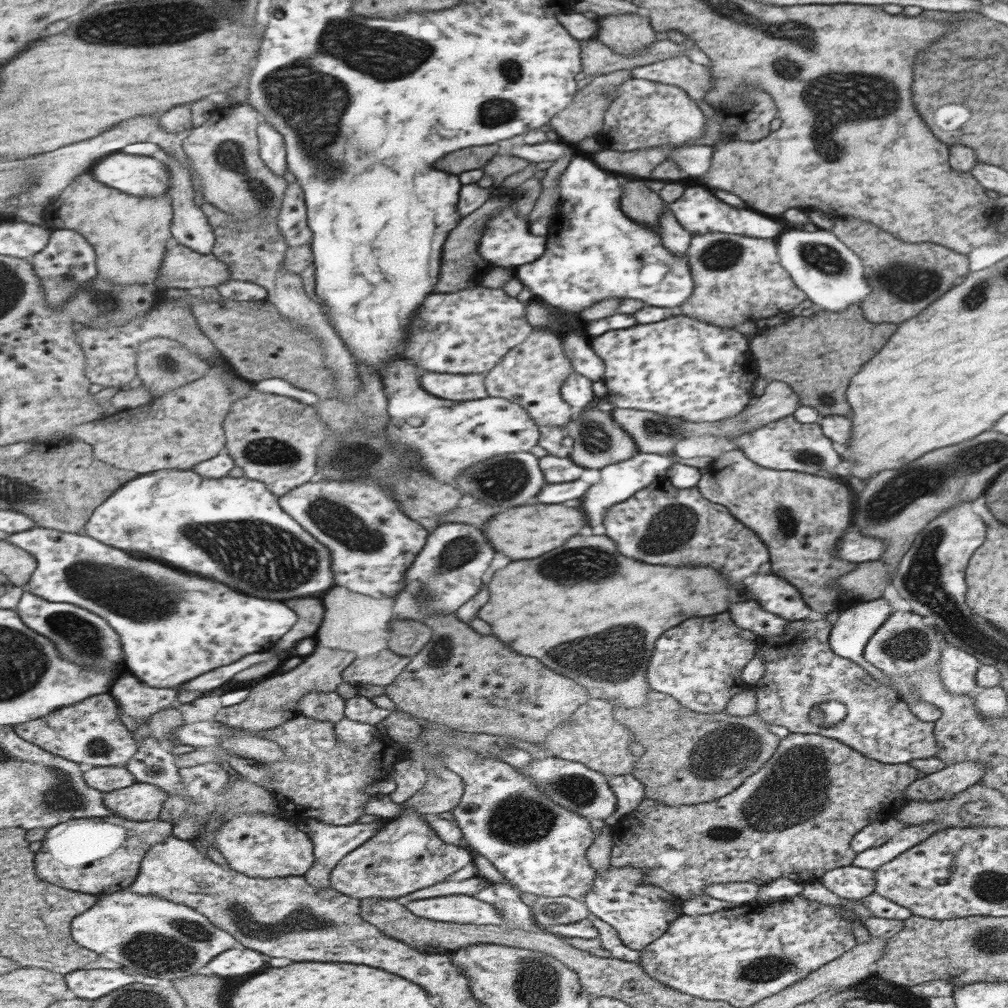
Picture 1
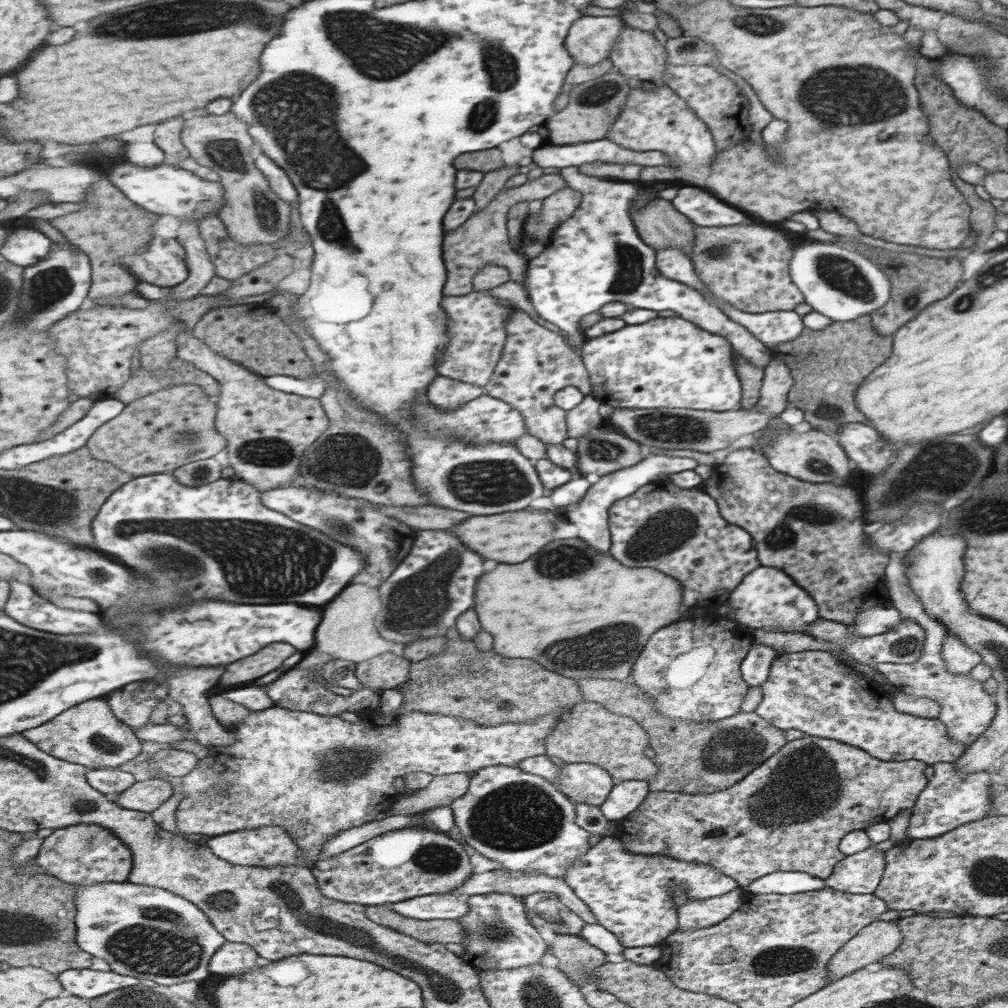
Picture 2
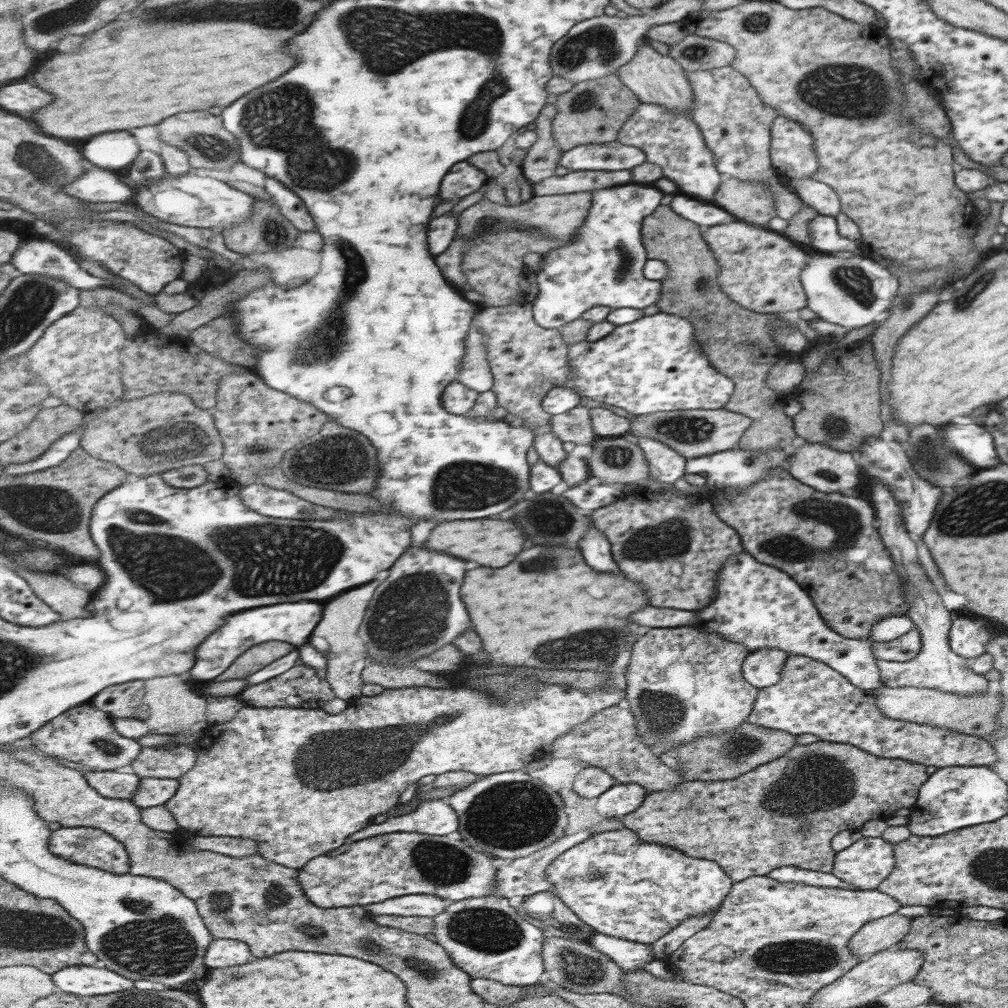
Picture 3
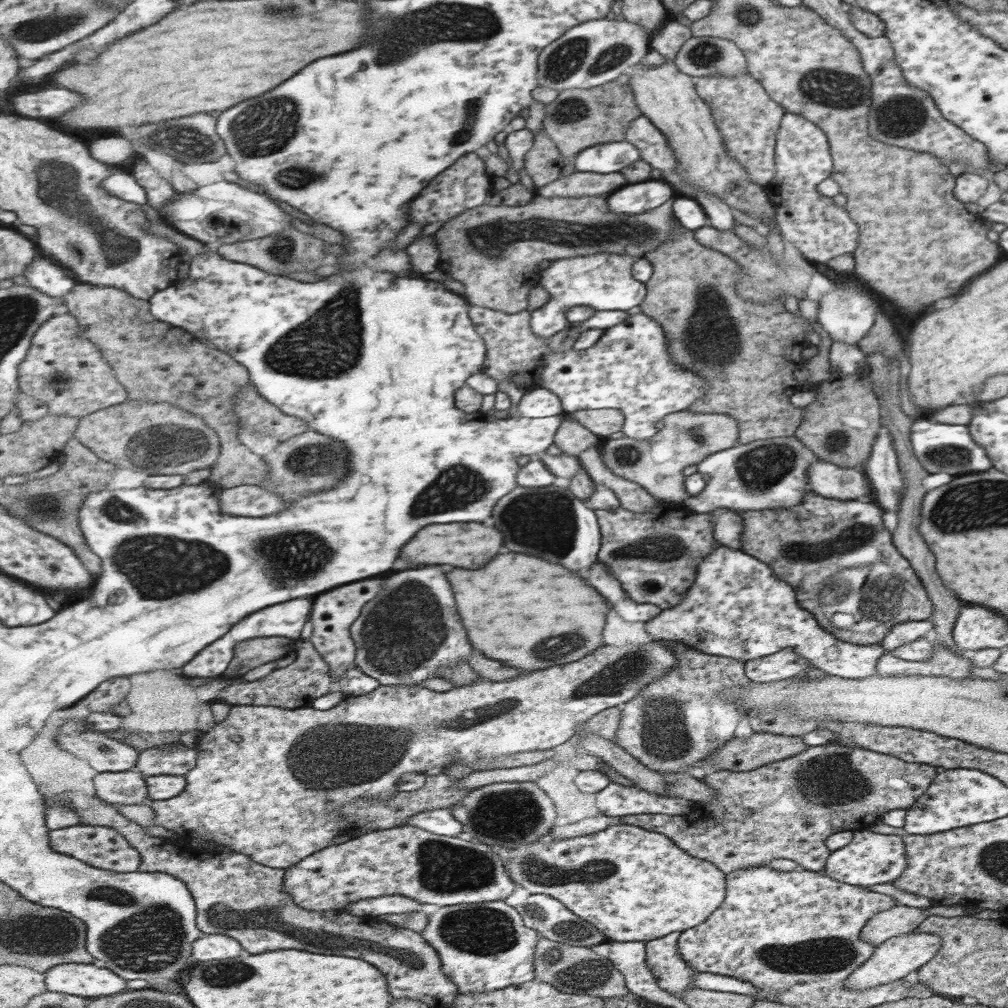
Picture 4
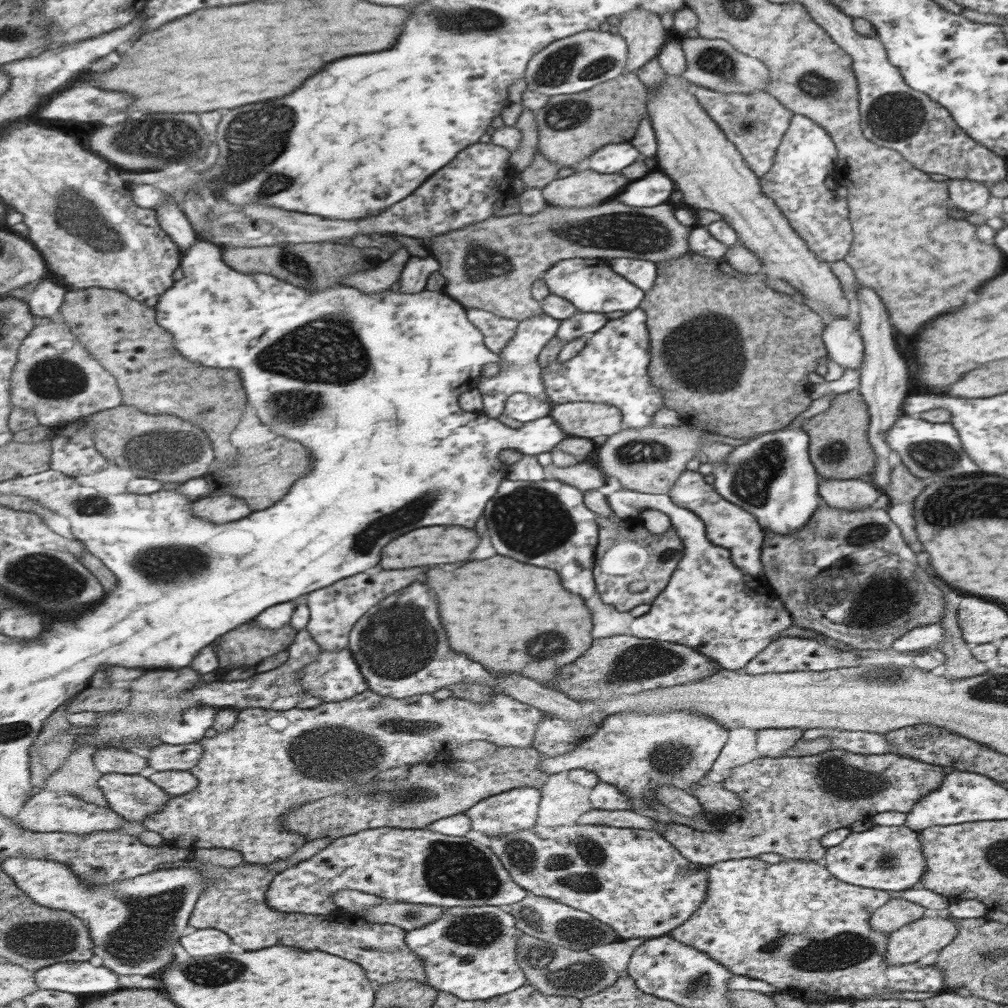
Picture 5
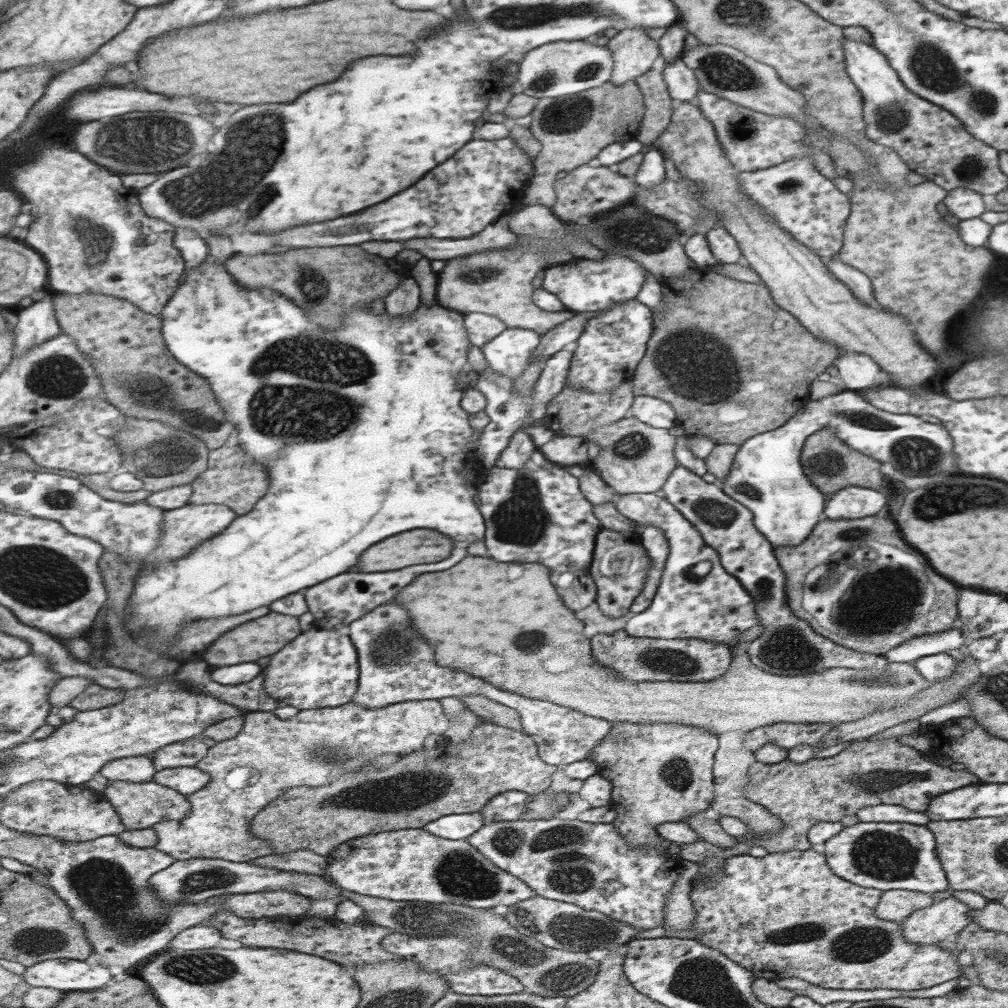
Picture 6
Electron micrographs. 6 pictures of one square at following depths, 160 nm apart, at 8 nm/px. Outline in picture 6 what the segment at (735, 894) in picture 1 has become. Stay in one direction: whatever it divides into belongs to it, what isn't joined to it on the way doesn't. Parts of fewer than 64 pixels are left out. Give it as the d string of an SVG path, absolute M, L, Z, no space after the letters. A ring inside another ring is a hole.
M533 819L515 820L513 822L492 822L481 827L467 840L490 858L499 868L523 879L533 891L545 899L568 903L583 910L595 910L619 922L628 924L638 930L649 930L662 926L664 921L664 904L673 889L673 883L680 874L681 858L670 857L663 849L657 847L639 848L626 843L624 836L616 825L591 824L573 820Z

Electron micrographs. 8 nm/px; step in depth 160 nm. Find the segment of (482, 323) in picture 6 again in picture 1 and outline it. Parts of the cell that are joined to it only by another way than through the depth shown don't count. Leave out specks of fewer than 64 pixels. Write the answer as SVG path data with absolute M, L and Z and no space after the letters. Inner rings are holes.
M535 328L525 342L522 342L522 344L516 346L514 349L510 349L506 357L485 375L487 390L490 392L489 396L506 398L518 403L530 412L530 415L536 420L539 426L560 426L566 436L568 436L566 424L572 421L576 409L567 404L567 401L563 398L562 386L572 372L575 372L575 369L571 359L565 354L563 338L555 332L545 332L542 329Z

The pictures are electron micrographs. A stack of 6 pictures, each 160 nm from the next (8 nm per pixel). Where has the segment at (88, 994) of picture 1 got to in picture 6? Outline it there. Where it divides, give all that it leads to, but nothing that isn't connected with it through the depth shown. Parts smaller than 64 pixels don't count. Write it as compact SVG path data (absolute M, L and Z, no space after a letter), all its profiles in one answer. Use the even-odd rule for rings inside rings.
M53 959L27 967L24 980L31 986L57 988L66 992L95 990L111 982L106 966L89 964L83 959Z

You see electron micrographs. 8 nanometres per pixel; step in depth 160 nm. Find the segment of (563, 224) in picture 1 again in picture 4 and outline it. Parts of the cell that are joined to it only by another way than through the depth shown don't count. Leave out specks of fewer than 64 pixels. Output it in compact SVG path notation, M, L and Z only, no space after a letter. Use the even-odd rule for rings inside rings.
M651 180L623 186L611 194L611 212L617 214L641 214L656 208L671 196L666 183ZM598 252L552 262L540 273L539 284L548 292L549 299L542 307L532 311L531 324L534 333L550 339L561 332L569 323L567 312L574 306L590 306L596 311L625 311L639 306L647 290L645 284L632 275L631 265L636 258L637 256L628 253Z

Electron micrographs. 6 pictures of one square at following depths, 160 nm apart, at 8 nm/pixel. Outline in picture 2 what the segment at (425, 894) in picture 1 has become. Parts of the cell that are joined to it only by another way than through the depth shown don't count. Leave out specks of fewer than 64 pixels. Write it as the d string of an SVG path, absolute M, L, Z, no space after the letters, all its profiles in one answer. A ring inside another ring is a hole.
M500 867L492 871L484 873L475 873L471 878L466 880L465 884L456 890L455 893L467 894L473 896L476 894L489 894L490 892L503 892L507 894L514 894L518 897L531 896L535 892L553 892L560 896L562 902L567 905L583 922L584 924L598 924L594 914L588 909L586 904L583 904L576 896L573 888L561 878L553 878L546 874L537 874L536 872L513 872Z

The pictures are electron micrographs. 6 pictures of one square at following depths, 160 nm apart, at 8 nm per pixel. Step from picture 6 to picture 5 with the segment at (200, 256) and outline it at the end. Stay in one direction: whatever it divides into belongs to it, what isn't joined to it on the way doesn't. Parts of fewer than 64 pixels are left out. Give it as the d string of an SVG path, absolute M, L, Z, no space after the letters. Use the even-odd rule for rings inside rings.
M171 199L169 204L161 204L156 210L159 215L159 224L163 226L163 230L170 234L170 237L180 246L181 250L186 253L197 245L201 238L199 232L187 219L180 207L172 202Z

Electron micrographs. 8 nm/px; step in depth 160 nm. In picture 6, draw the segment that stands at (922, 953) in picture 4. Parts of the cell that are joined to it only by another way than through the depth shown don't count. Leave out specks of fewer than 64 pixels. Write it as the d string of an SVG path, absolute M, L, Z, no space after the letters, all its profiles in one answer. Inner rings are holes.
M952 896L935 900L902 920L902 937L911 944L942 945L949 934L958 934L969 924L971 915L969 908Z

